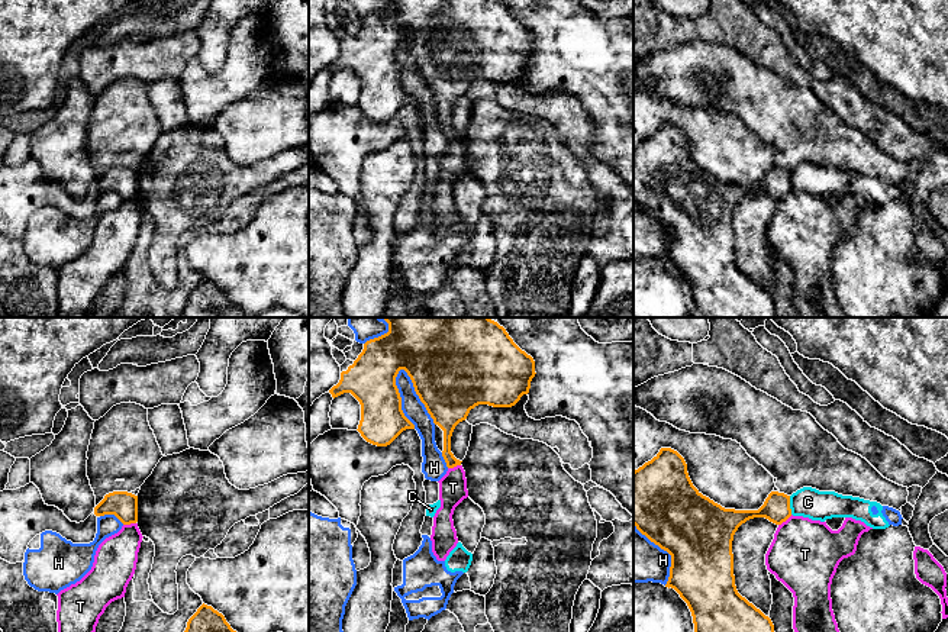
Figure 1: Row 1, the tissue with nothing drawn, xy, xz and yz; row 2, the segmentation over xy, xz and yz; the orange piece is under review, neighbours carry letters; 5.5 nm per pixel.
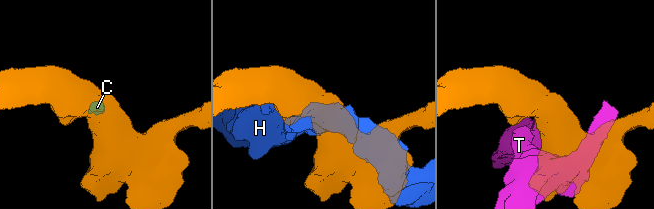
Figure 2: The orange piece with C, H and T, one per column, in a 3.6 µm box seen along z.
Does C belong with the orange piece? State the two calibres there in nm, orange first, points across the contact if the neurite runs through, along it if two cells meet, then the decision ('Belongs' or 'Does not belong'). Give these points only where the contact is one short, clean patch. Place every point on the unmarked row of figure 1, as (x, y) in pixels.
Thickness 150 nm (orange) against 170 nm. Does not belong

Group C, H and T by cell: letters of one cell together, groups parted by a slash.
C H / T

